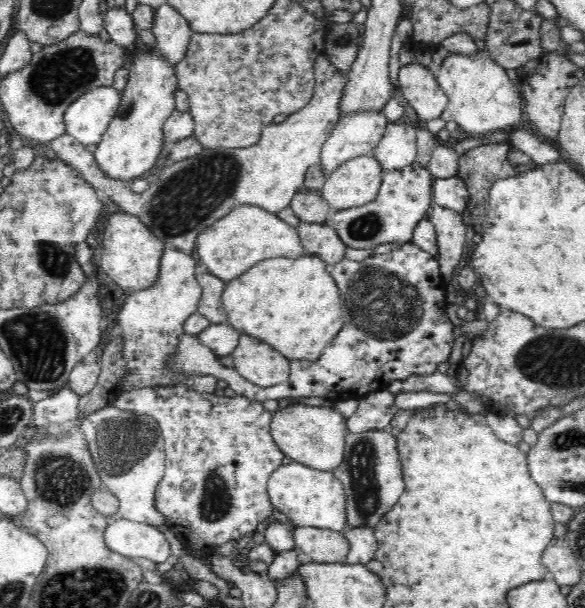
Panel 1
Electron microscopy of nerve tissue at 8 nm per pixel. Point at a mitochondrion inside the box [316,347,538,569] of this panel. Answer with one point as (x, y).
(361, 464)

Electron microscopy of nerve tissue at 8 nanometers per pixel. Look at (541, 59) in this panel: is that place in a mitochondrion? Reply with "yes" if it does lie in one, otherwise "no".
no

